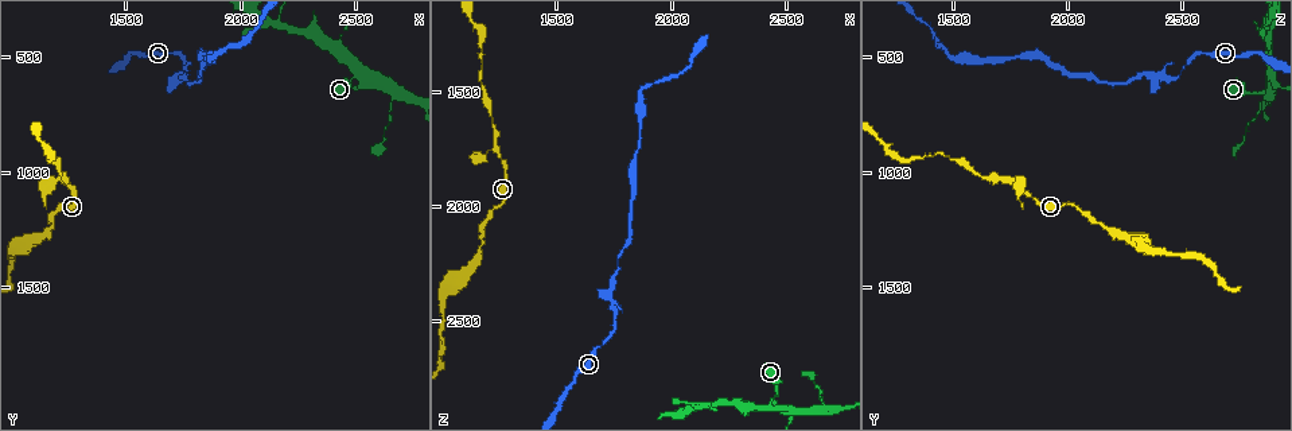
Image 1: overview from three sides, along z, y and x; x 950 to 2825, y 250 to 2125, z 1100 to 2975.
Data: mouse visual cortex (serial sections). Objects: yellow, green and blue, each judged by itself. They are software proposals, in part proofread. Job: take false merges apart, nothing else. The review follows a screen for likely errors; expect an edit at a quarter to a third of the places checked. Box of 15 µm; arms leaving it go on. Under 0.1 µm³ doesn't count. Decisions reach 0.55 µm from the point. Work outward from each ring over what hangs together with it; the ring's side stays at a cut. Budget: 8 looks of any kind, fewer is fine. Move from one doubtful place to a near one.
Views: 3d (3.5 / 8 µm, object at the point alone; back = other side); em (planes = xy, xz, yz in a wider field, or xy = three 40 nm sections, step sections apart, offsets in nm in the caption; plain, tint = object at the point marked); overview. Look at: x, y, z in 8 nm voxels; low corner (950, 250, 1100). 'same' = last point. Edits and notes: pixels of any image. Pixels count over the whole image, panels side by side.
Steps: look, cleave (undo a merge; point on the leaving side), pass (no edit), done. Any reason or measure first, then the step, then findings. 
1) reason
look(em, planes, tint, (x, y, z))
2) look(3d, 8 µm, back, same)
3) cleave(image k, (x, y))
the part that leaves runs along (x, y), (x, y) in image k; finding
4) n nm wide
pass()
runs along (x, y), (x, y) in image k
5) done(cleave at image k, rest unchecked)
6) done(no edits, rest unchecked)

thin neck
look(3d, 8 µm, (2520, 580, 2880))

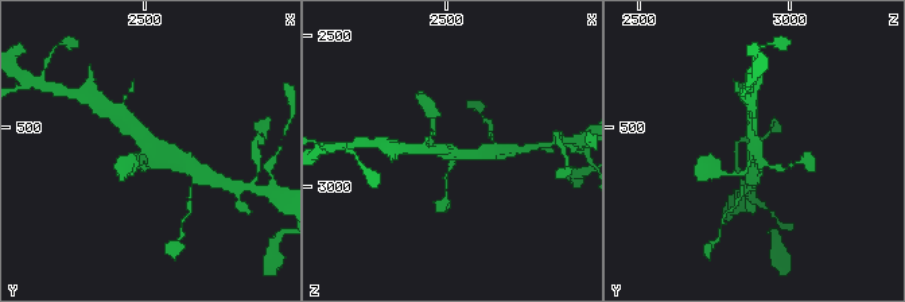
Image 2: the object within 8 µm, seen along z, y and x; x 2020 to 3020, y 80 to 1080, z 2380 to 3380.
4 arms; arms of 150, 150, 300, 350 nm; now the EM
look(em, planes, tint, (2500, 580, 2880))

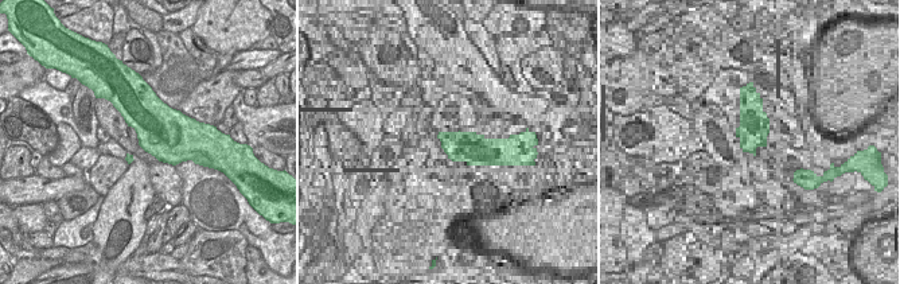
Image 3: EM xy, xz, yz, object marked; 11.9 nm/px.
pass()
runs along (737, 173), (752, 159), (754, 117) in image 2; continuous, no second cell

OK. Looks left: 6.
sharp bend
look(3d, 3.5 µm, (1760, 590, 2450))

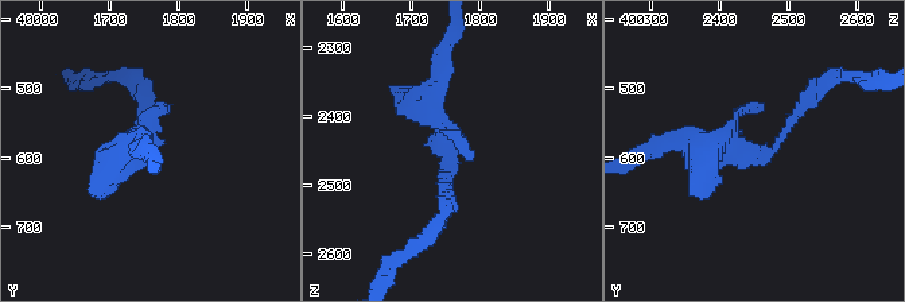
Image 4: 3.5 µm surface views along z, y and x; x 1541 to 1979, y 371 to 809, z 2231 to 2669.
now the EM
look(em, xy, step 1, tint, (1755, 600, 2460))

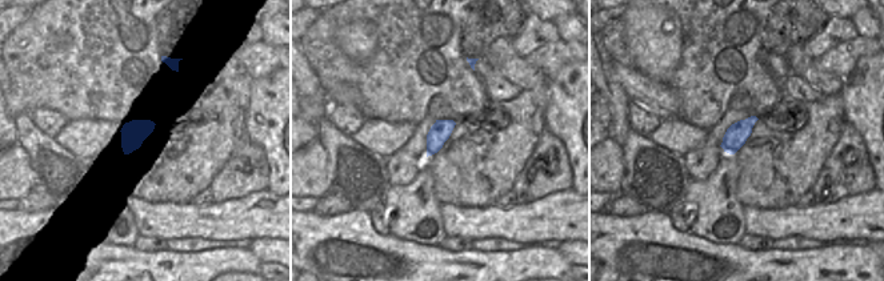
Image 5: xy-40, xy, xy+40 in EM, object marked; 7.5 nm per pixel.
pass()
runs along (820, 84), (769, 154), (683, 142) in image 4; continuous, no second cell

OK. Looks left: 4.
sharp bend
look(3d, 3.5 µm, (1240, 1030, 1750))

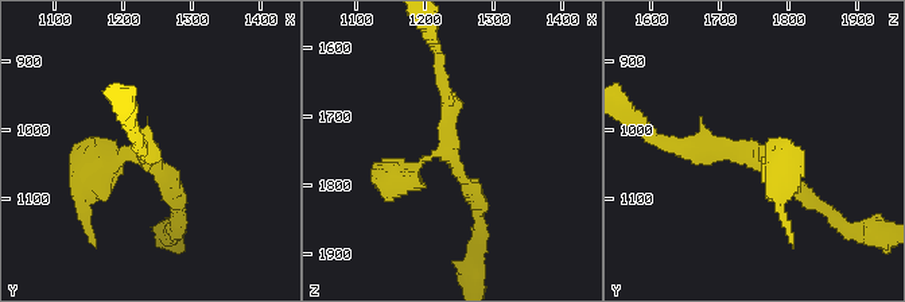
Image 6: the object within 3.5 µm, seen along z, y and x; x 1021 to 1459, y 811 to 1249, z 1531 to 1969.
3 arms; arms of 200, 200, 350 nm
pass()
runs along (818, 206), (749, 148), (672, 144) in image 6; all the same cell

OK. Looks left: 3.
done(no edits, rest unchecked)

